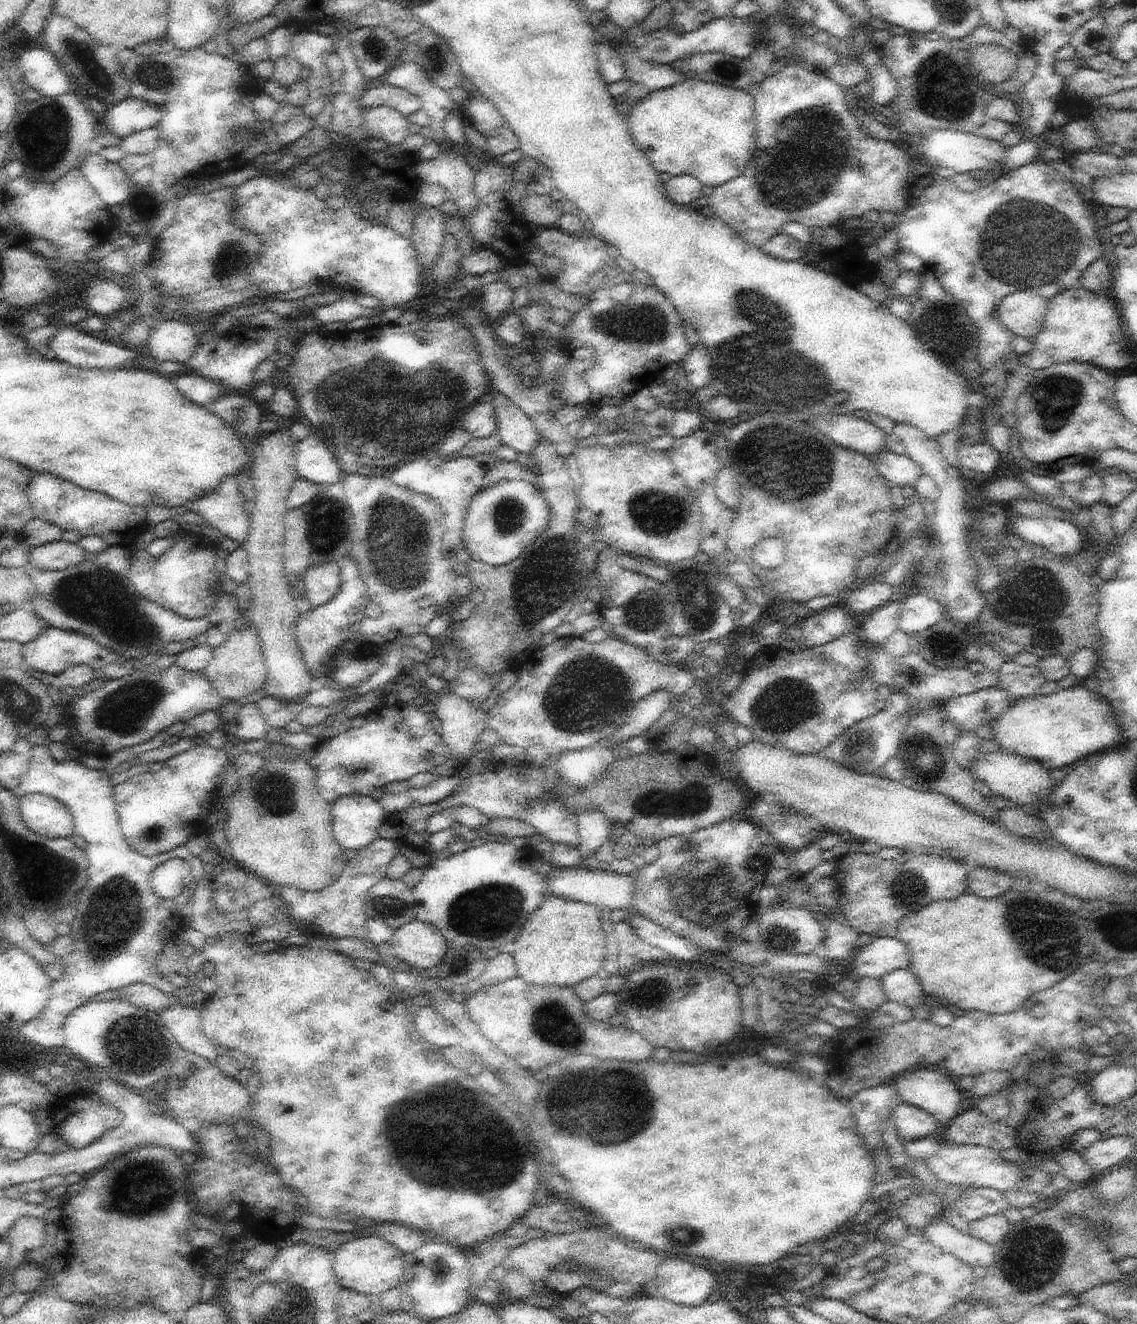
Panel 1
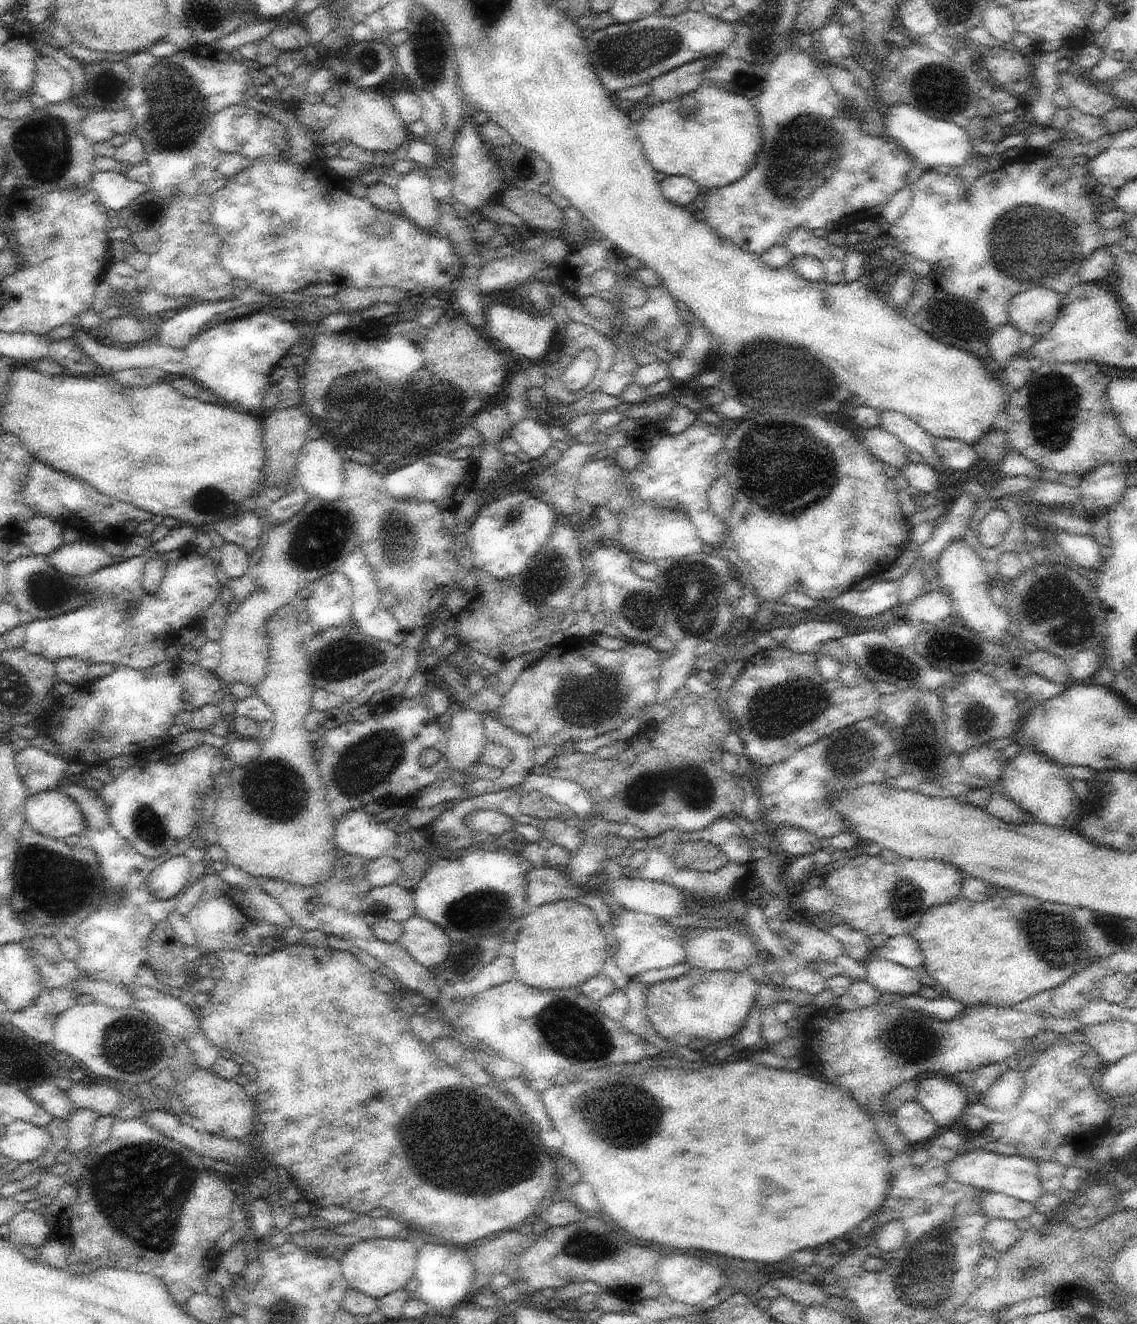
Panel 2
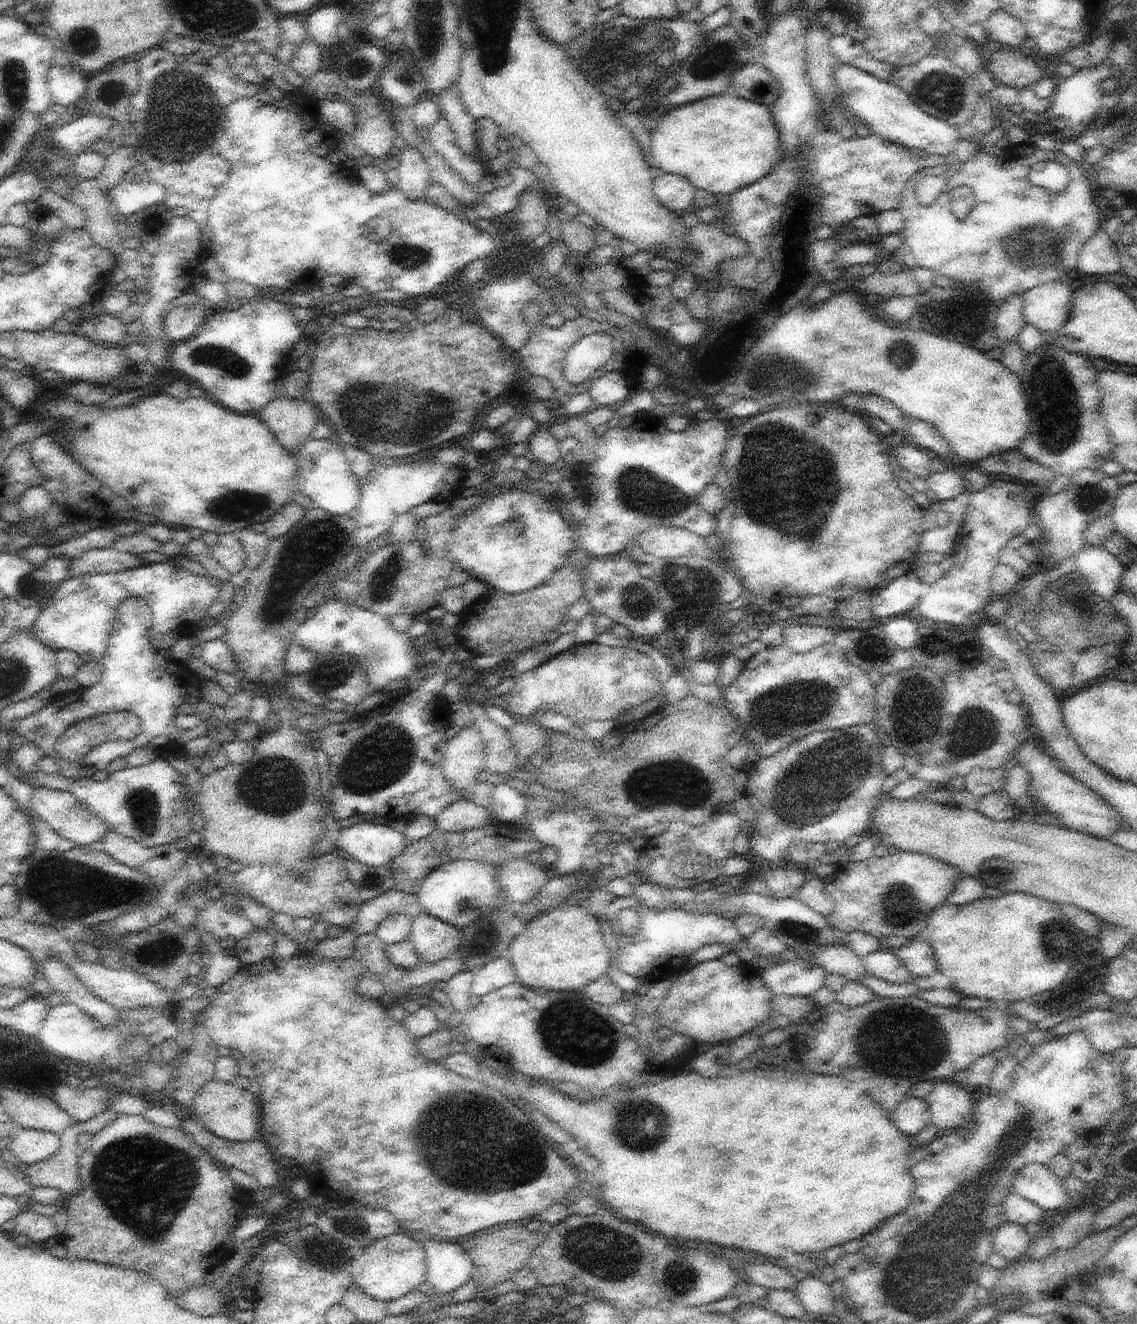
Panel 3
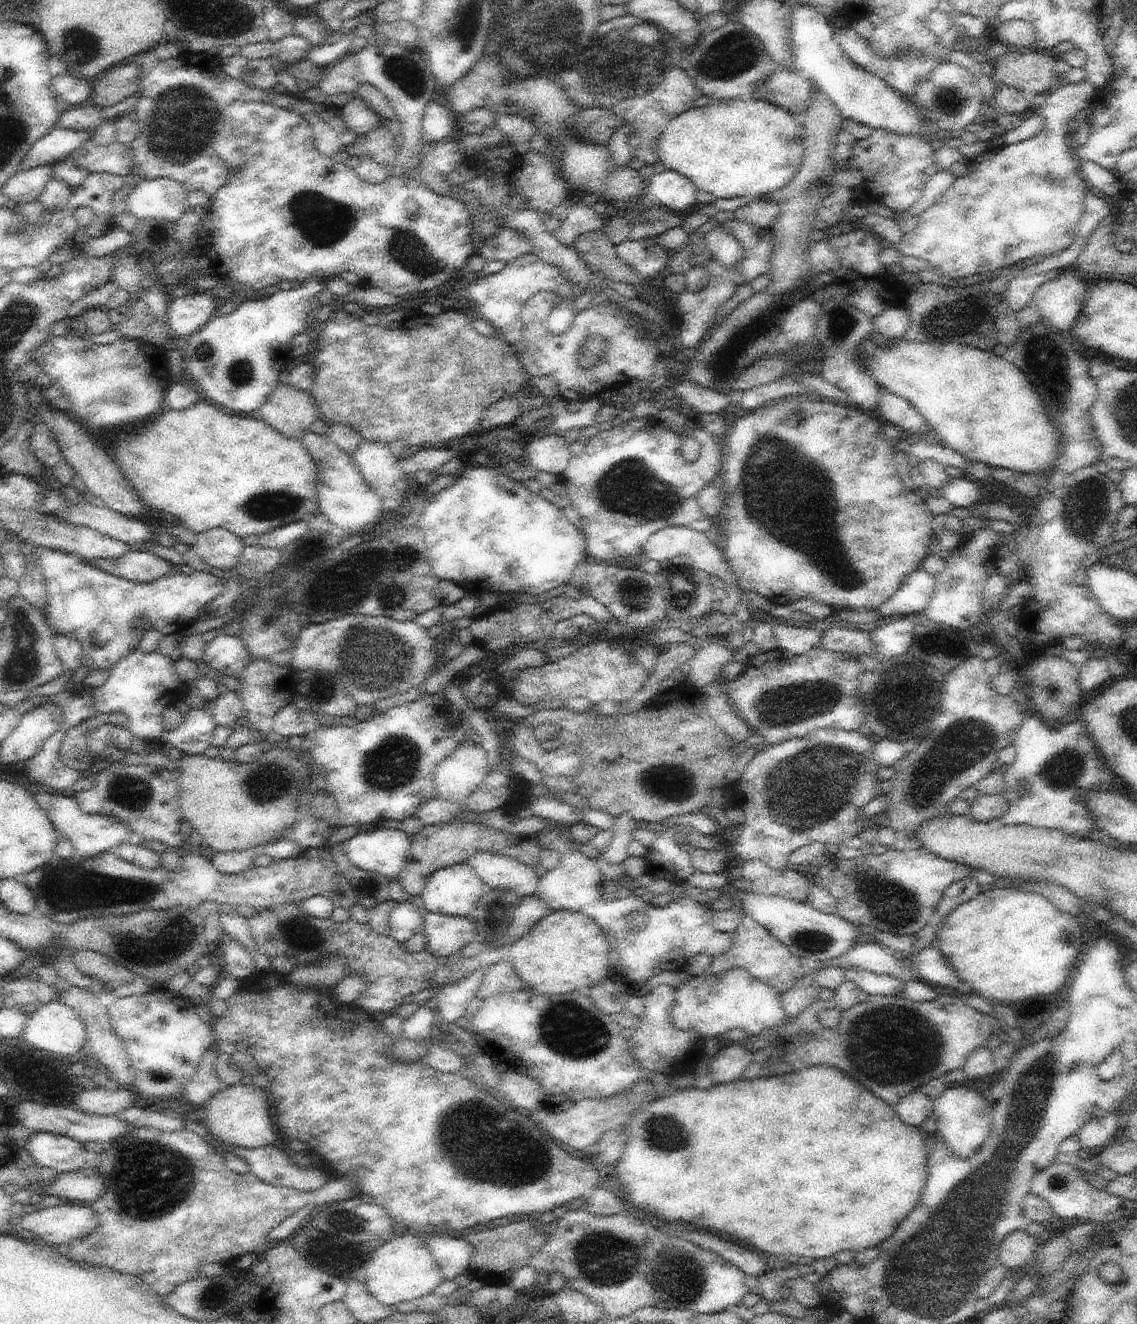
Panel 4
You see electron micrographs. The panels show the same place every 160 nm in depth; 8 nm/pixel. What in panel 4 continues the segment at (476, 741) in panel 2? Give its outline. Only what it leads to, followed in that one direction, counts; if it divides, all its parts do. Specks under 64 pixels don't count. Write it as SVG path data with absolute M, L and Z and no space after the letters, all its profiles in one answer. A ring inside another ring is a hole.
M472 741L460 743L459 747L438 767L435 776L438 798L466 804L468 797L484 782L490 771L487 752L482 745Z

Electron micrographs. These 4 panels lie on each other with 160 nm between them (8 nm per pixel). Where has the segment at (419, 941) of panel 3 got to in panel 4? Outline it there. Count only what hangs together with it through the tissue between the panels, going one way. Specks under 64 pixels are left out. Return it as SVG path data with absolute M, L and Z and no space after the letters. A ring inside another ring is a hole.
M428 911L425 914L422 932L425 934L425 951L432 956L446 959L449 955L460 952L468 943L476 940L477 928L470 917L459 917Z

